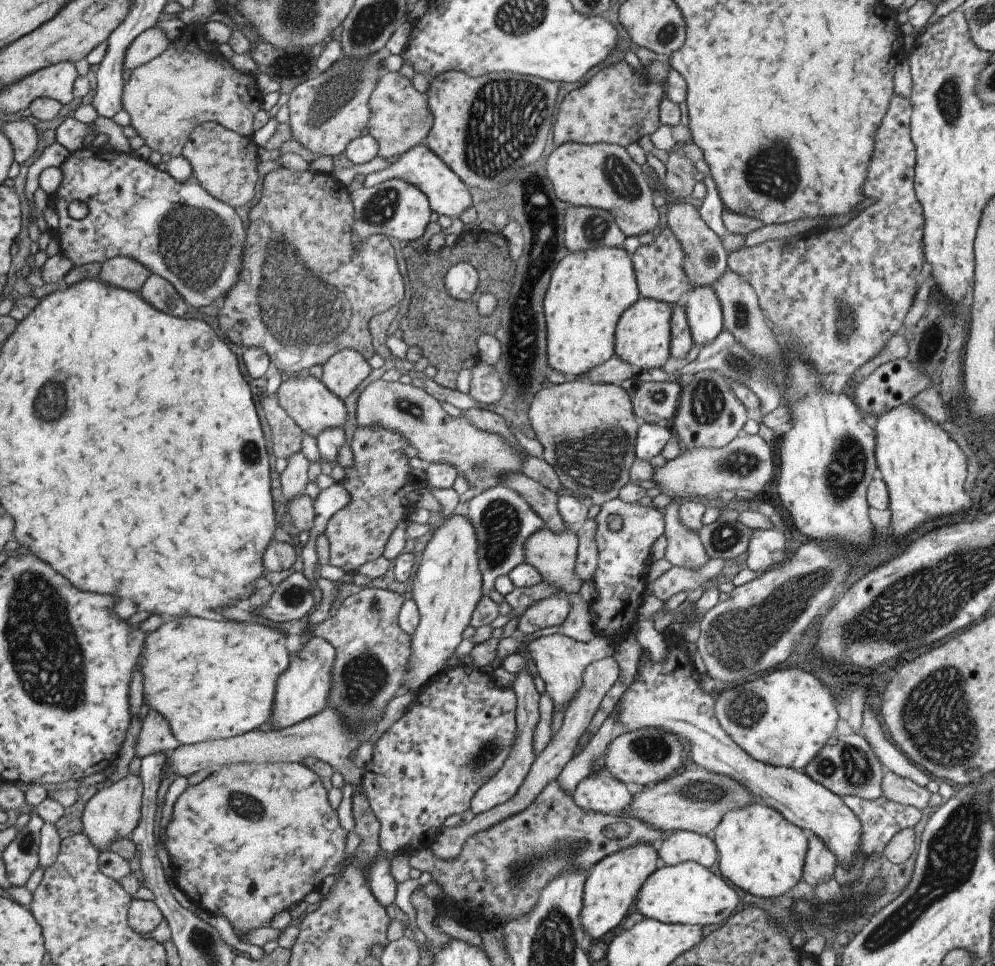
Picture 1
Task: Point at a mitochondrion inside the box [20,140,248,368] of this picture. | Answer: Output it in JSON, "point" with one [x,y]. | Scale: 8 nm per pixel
{"point":[198,244]}

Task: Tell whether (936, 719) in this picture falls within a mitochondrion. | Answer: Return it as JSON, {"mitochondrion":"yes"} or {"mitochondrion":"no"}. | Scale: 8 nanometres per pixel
{"mitochondrion":"yes"}

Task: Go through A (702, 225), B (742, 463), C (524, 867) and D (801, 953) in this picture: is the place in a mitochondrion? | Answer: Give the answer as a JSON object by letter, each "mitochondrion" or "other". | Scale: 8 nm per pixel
{"A":"other","B":"mitochondrion","C":"mitochondrion","D":"other"}

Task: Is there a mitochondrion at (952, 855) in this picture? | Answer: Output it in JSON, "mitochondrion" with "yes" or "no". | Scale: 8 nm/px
{"mitochondrion":"yes"}

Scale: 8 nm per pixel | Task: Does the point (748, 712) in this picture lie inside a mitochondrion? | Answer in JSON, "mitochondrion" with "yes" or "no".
{"mitochondrion":"yes"}

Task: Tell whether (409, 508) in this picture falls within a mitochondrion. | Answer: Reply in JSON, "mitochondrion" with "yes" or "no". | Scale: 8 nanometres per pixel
{"mitochondrion":"no"}

